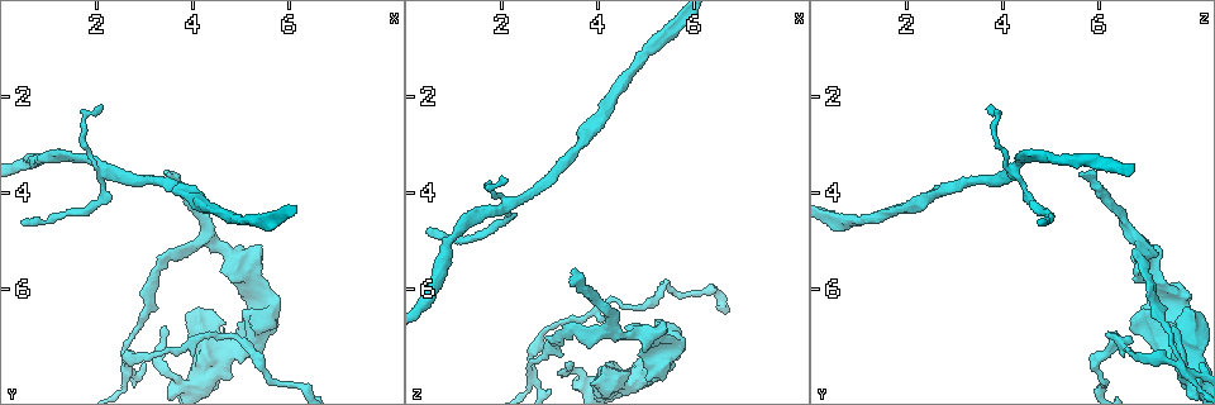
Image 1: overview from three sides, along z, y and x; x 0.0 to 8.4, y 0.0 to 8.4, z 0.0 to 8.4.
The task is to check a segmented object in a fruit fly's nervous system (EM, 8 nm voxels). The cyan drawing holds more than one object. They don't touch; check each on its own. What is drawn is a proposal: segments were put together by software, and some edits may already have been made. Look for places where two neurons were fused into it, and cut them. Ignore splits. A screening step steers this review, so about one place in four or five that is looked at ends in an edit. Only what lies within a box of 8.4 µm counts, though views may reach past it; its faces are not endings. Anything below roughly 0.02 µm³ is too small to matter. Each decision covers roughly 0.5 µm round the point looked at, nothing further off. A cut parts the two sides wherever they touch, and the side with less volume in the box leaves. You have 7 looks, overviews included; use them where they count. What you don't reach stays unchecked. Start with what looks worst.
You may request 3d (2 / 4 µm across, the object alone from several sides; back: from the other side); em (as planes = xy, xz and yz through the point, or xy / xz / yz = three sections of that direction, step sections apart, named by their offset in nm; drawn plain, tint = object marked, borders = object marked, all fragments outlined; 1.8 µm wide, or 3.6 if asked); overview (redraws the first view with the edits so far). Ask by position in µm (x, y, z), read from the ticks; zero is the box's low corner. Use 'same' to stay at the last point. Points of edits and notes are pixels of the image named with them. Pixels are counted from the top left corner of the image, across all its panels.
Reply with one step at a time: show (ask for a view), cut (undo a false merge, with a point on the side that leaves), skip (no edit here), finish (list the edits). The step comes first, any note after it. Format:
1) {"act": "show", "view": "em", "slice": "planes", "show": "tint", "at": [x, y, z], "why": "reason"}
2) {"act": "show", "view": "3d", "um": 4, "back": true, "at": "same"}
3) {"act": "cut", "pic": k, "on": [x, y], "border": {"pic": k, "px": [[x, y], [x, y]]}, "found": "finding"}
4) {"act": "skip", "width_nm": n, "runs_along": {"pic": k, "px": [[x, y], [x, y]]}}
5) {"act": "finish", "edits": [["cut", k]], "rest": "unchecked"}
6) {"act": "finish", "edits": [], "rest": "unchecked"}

{"act": "show", "view": "em", "slice": "xy", "step": 8, "show": "tint", "at": [2.25, 3.55, 4.25], "why": "three arms meet"}

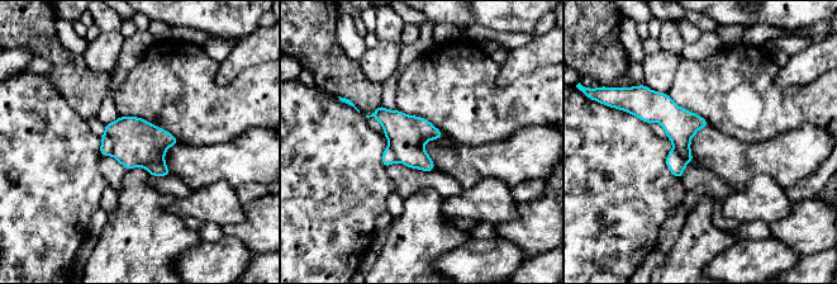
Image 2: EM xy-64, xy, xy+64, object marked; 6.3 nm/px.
{"act": "show", "view": "em", "slice": "planes", "show": "tint", "at": "same"}

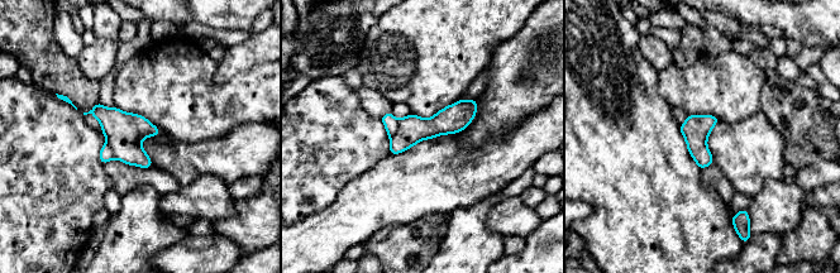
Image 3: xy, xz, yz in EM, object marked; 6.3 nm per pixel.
{"act": "cut", "pic": 3, "on": [391, 124], "border": {"pic": 3, "px": [[399, 120], [397, 129], [390, 137]]}, "found": "a second neuron is stuck on"}

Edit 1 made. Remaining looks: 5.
{"act": "show", "view": "overview"}

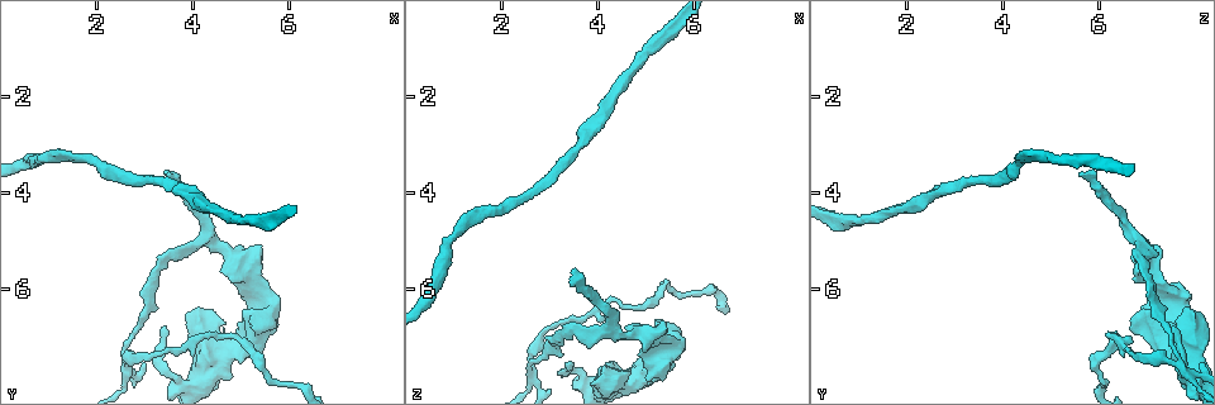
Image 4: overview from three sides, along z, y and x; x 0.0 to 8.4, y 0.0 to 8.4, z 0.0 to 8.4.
{"act": "show", "view": "em", "slice": "planes", "show": "tint", "at": [4.40, 5.00, 6.85], "why": "branch point"}

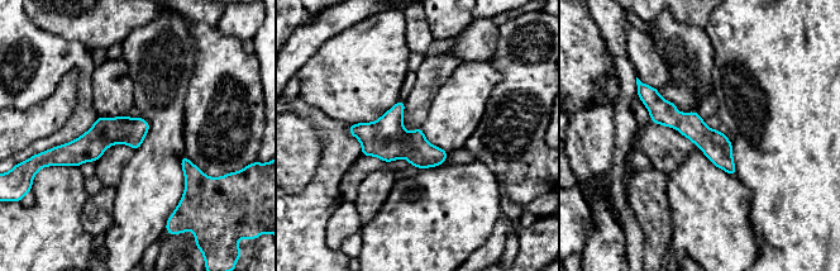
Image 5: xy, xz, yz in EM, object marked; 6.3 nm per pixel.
{"act": "skip", "found": "continuous, no second neuron"}

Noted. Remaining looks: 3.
{"act": "show", "view": "em", "slice": "yz", "step": 4, "show": "tint", "at": [2.55, 7.35, 7.60], "why": "two arms at a narrow angle"}

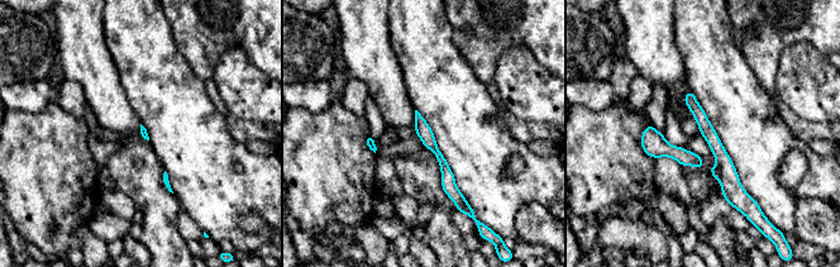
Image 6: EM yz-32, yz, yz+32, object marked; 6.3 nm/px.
{"act": "show", "view": "em", "slice": "xy", "step": 8, "show": "tint", "at": "same", "why": "cut it another way"}

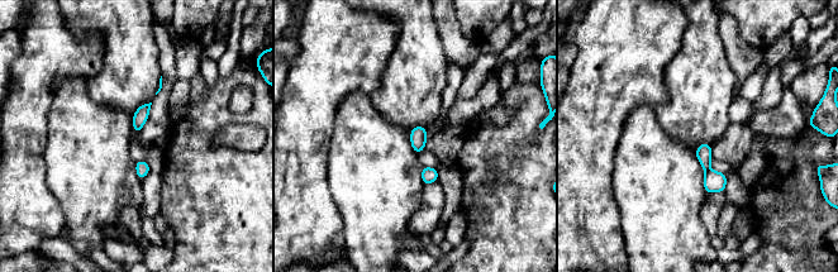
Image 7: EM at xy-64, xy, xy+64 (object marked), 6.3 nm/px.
{"act": "cut", "pic": 7, "on": [714, 181], "width_nm": 80, "border": {"pic": 7, "px": [[709, 168], [705, 172]]}, "found": "two neurons meet here"}

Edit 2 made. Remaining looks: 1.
{"act": "finish", "edits": [["cut", 3], ["cut", 7]], "rest": "unchecked"}

